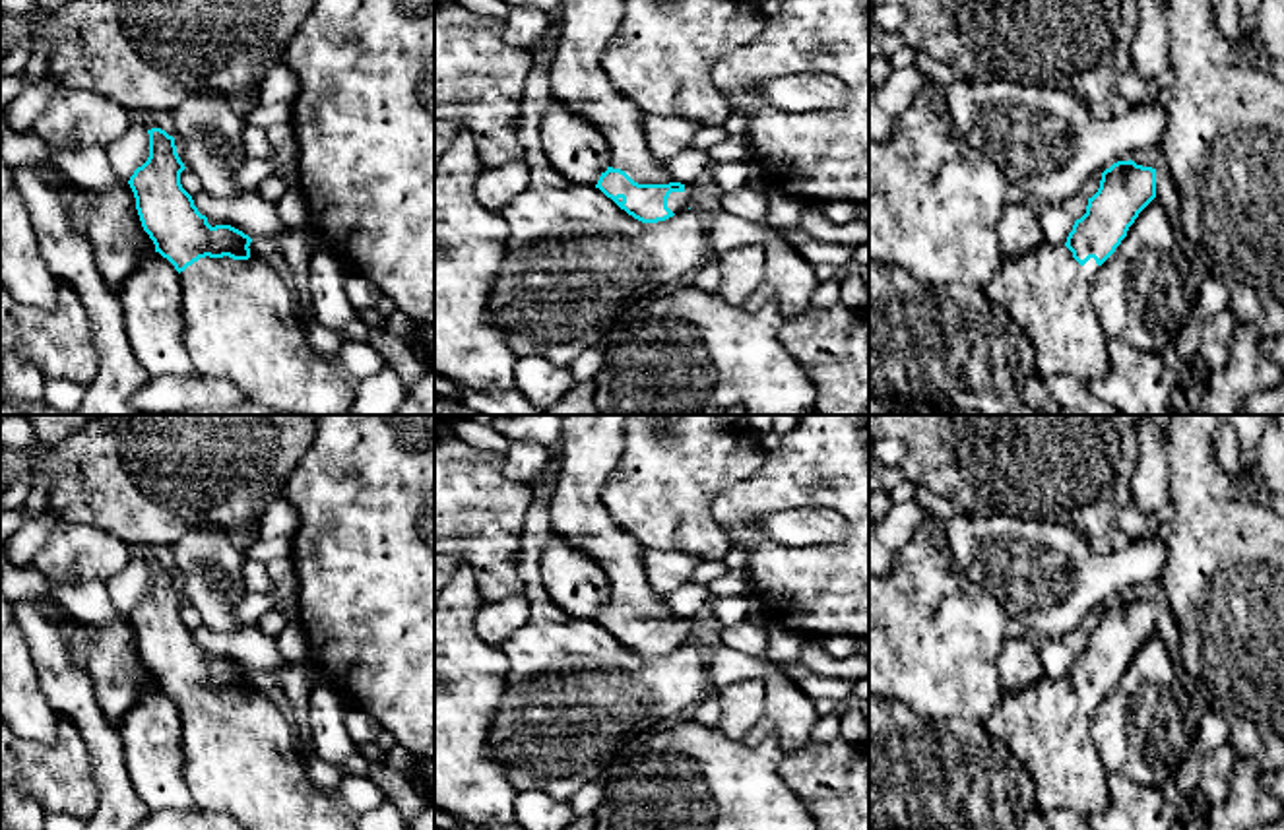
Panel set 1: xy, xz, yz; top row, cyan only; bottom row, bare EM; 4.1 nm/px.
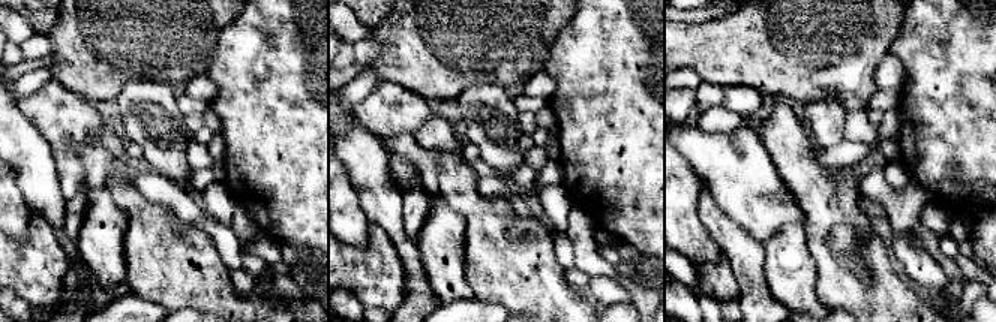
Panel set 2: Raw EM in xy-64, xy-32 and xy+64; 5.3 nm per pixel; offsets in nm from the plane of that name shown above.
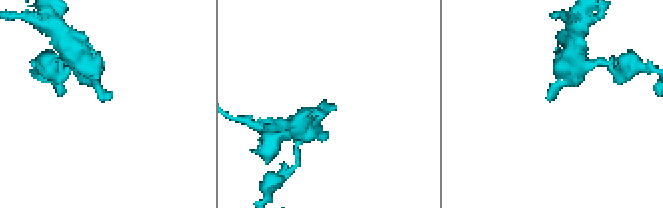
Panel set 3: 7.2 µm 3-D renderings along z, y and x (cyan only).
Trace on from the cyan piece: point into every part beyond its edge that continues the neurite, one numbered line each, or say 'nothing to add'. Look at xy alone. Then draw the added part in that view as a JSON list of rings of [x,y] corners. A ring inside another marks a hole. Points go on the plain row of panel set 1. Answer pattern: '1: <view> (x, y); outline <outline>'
1: xy (239, 751); outline [[[206,690],[180,706],[178,714],[184,782],[198,811],[223,813],[244,830],[355,830],[355,816],[312,785],[306,760],[295,749],[289,716],[260,690]]]

